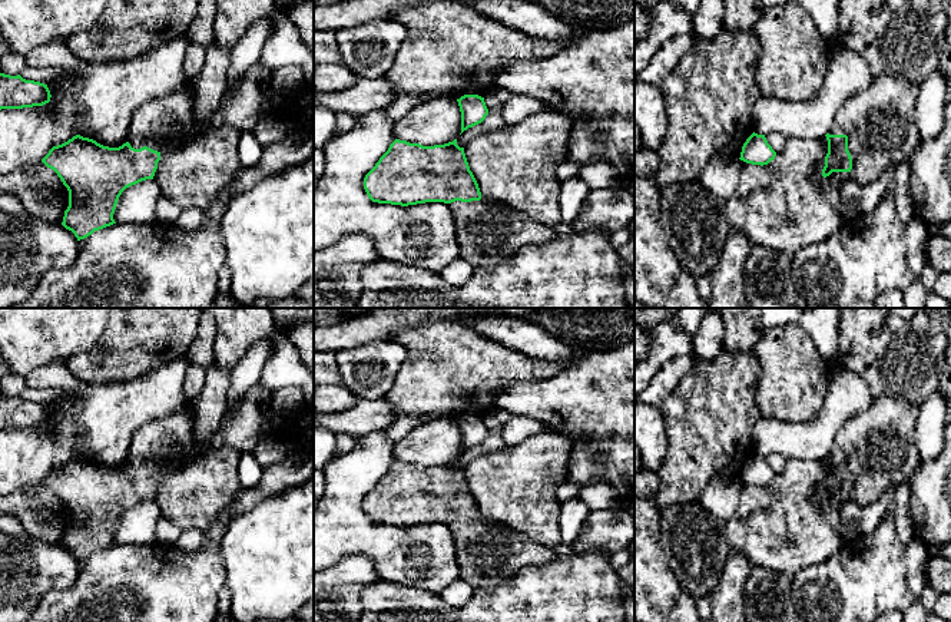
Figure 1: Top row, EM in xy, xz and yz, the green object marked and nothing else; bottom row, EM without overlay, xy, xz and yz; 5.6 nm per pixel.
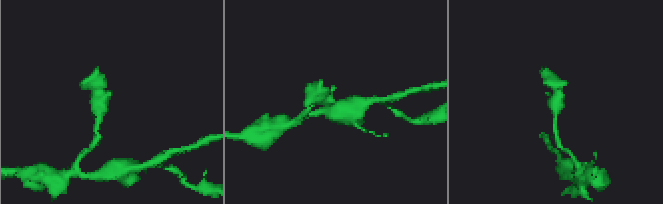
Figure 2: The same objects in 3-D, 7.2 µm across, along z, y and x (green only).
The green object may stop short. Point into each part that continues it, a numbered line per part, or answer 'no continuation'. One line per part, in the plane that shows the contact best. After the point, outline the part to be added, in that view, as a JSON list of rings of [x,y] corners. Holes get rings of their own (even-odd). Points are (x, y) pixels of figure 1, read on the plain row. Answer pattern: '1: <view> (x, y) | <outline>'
1: yz (880, 446) | [[[882,396],[872,398],[871,406],[854,416],[834,436],[829,456],[846,456],[852,479],[849,499],[858,507],[866,507],[894,486],[905,483],[919,466],[914,441],[918,407],[901,397]]]

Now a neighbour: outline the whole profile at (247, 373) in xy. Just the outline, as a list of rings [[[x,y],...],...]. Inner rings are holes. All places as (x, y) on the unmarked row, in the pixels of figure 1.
[[[274,338],[256,341],[251,350],[233,367],[228,390],[228,407],[225,416],[229,416],[245,397],[245,394],[259,383],[265,363],[274,354]]]

